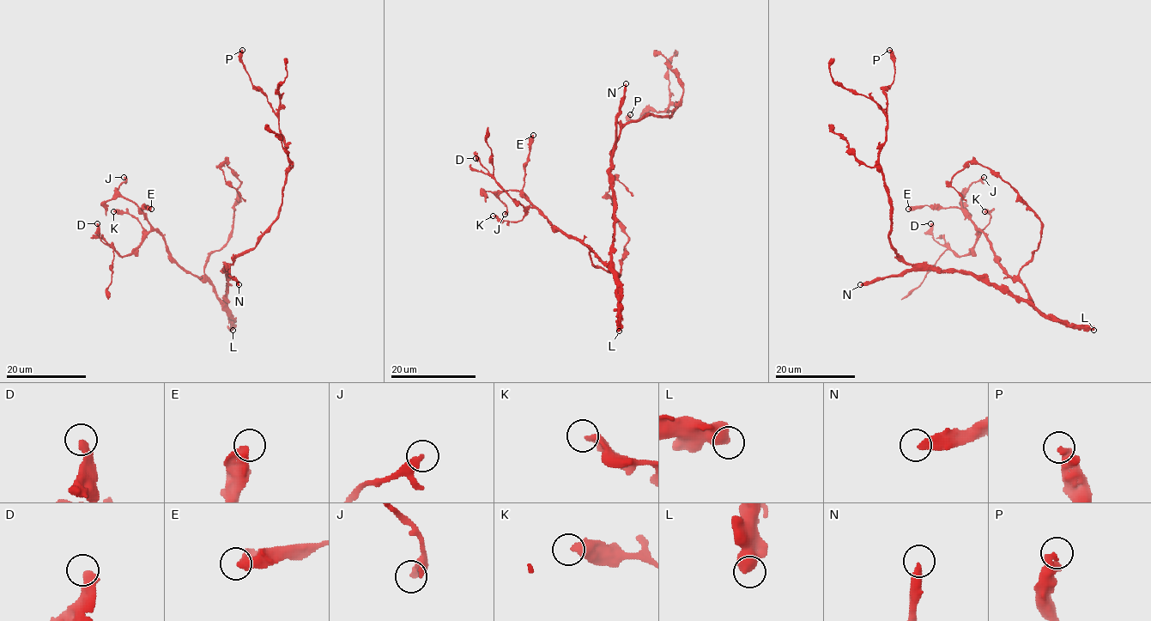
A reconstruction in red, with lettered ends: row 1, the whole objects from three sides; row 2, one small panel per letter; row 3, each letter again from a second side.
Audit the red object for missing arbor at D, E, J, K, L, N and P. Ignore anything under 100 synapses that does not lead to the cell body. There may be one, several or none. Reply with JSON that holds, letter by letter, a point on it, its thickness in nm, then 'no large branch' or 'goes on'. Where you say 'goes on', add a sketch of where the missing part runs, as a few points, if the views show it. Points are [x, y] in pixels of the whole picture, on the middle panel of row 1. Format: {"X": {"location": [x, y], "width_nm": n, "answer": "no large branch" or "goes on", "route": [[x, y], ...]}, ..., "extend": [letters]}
{"D": {"location": [475, 158], "width_nm": 380, "answer": "no large branch"}, "E": {"location": [533, 135], "width_nm": 440, "answer": "no large branch"}, "J": {"location": [505, 214], "width_nm": 400, "answer": "no large branch"}, "K": {"location": [493, 216], "width_nm": 340, "answer": "no large branch"}, "L": {"location": [619, 331], "width_nm": 600, "answer": "no large branch"}, "N": {"location": [626, 83], "width_nm": 360, "answer": "goes on"}, "P": {"location": [630, 114], "width_nm": 400, "answer": "no large branch"}, "extend": ["N"]}

